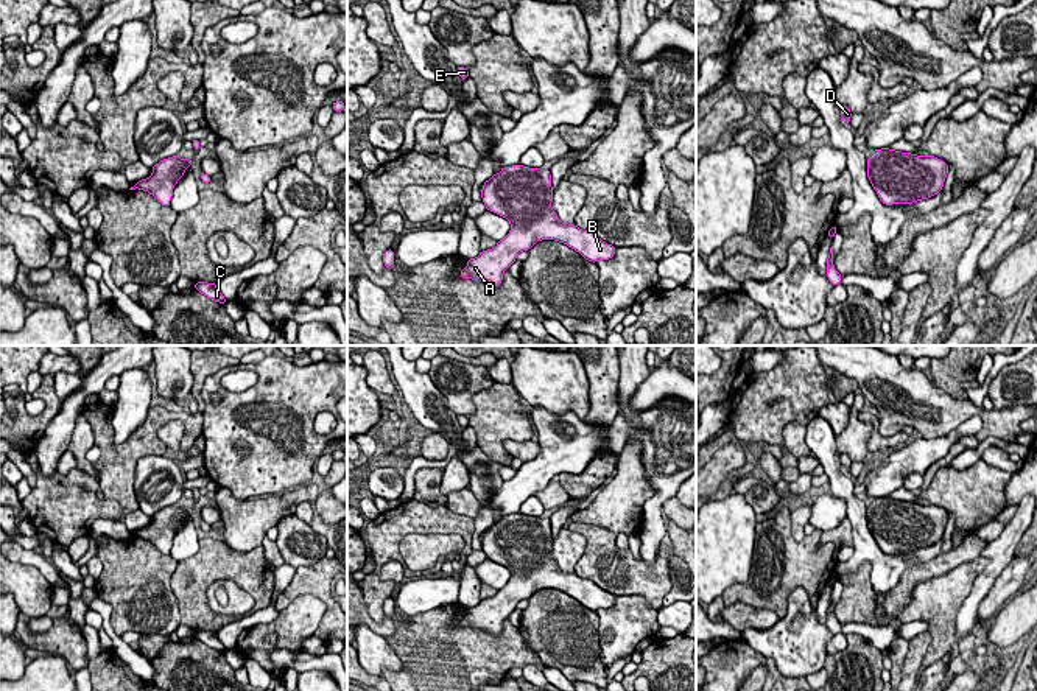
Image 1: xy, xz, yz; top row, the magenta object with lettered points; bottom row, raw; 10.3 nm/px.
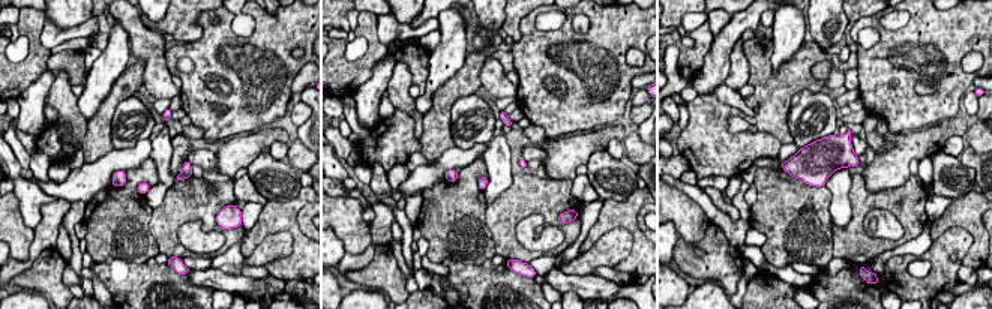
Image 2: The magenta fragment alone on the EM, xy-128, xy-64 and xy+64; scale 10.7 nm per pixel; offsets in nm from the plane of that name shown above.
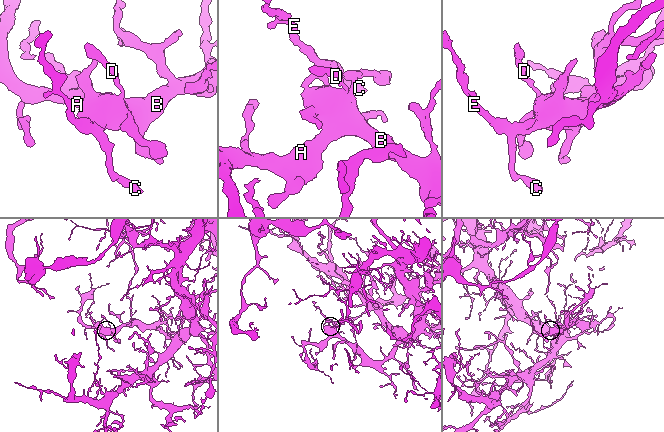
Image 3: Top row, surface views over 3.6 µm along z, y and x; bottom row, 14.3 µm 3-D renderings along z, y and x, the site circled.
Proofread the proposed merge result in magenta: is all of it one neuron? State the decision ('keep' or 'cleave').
keep

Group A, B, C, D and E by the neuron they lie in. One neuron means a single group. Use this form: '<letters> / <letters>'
A B C D E

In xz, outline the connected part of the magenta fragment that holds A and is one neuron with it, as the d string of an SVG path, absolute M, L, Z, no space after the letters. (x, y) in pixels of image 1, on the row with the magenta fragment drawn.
M520 163L503 167L486 181L481 190L483 202L487 210L506 218L511 230L495 247L467 260L459 279L500 286L504 271L517 255L542 240L564 243L592 263L610 260L617 247L589 230L562 223L551 207L553 193L550 170Z

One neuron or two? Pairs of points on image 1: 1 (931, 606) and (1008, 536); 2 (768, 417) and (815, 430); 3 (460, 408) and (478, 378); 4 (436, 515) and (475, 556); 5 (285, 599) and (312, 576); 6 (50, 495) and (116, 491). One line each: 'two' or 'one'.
1: two
2: two
3: one
4: two
5: one
6: two

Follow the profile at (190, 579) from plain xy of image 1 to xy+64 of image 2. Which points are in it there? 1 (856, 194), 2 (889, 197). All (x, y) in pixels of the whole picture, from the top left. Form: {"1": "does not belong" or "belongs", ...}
{"1": "belongs", "2": "belongs"}

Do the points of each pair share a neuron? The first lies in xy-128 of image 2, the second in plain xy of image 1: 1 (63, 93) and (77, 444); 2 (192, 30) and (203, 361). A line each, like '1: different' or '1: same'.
1: same
2: same

